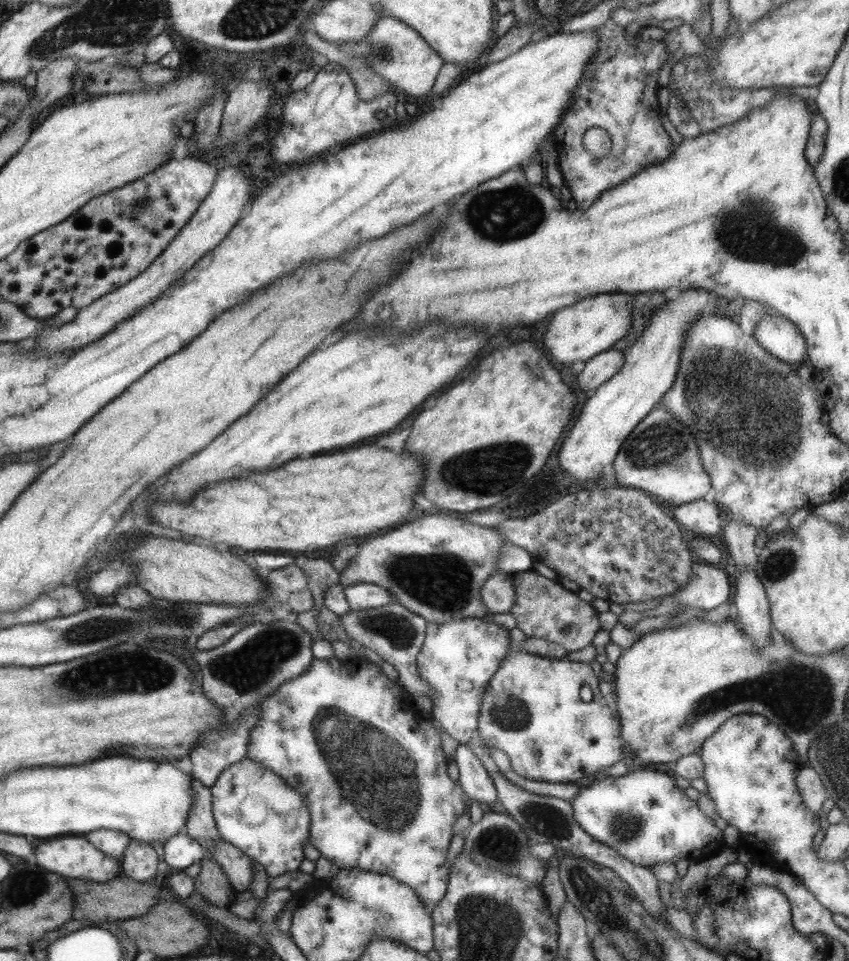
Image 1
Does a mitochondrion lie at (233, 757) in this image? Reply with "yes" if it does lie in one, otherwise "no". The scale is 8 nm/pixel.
no

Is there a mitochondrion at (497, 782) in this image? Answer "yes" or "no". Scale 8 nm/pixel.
no

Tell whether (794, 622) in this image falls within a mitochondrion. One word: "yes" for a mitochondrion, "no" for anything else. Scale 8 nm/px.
no

